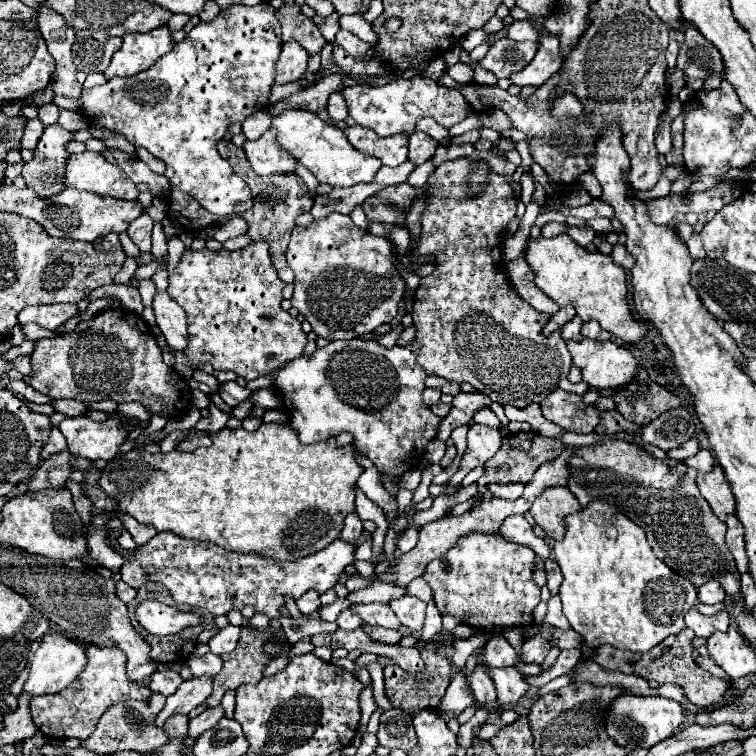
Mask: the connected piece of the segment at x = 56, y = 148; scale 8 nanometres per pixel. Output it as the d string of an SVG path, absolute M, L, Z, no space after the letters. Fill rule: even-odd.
M59 124L47 126L31 162L27 162L21 170L21 176L39 198L49 198L53 194L61 194L65 186L65 164L71 156L67 152L67 144L73 140L73 134L61 128Z

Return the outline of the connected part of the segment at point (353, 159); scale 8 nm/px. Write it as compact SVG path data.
M285 110L277 118L273 118L271 126L277 130L279 146L283 146L295 160L307 166L319 182L327 182L333 188L369 184L381 168L381 160L375 160L373 156L361 154L351 148L341 128L325 124L317 114L311 114L307 110Z

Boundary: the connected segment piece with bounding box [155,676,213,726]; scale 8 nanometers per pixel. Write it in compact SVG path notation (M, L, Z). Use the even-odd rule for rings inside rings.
M197 676L197 678L191 678L191 680L185 680L179 690L175 694L171 694L165 702L165 708L161 710L161 714L157 716L155 724L163 726L163 722L181 712L181 714L189 714L193 708L197 708L199 704L205 702L205 698L211 694L211 682L213 678L211 676Z

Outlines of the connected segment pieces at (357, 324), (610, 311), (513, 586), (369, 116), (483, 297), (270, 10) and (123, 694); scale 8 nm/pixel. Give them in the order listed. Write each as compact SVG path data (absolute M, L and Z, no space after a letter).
M329 214L305 228L295 226L287 248L287 264L295 272L291 302L309 320L317 336L353 340L397 316L405 280L395 268L393 242L359 230L345 214Z
M559 234L551 240L529 240L525 260L531 270L537 272L535 284L559 306L571 304L583 322L597 320L603 330L627 342L639 342L647 334L647 324L635 320L629 310L627 274L611 260L611 256L605 256L601 252L587 252L567 234Z
M471 532L451 548L444 560L427 564L423 578L433 588L433 598L439 612L453 616L467 626L479 626L481 632L495 628L529 626L533 608L539 604L539 586L533 582L535 552L517 542L509 542L499 534Z
M425 76L415 78L397 78L385 86L351 86L343 88L343 98L349 108L349 116L365 128L375 130L379 136L393 136L393 134L411 134L415 130L415 120L423 116L435 118L437 124L443 128L451 128L453 124L467 118L469 104L463 94L455 88L443 88L435 80Z
M467 158L447 160L443 162L433 174L425 188L411 188L409 184L389 186L375 196L369 196L363 202L363 212L369 220L385 220L389 224L405 224L405 216L413 204L413 200L429 190L427 206L421 218L421 238L417 248L409 254L413 266L417 268L419 256L431 254L435 256L435 272L427 278L421 278L419 288L415 290L415 304L413 304L413 326L415 326L415 340L419 342L417 364L427 372L441 376L449 382L469 382L481 394L489 396L493 402L499 404L515 404L517 408L525 408L531 402L541 402L547 392L553 392L561 378L567 378L571 368L571 354L567 350L561 332L555 330L553 334L545 336L543 328L549 322L547 314L537 312L531 304L521 302L507 282L507 272L503 270L503 234L507 224L515 218L517 200L513 196L513 188L507 184L503 176L489 174L487 190L481 196L467 196L467 176L471 174L471 162Z
M259 4L259 6L229 6L225 10L221 10L215 20L207 22L207 24L199 24L195 26L187 36L185 40L181 40L179 44L173 46L173 50L167 54L167 56L161 56L147 72L141 72L139 76L131 76L131 78L115 78L115 80L109 80L107 84L103 86L95 86L91 90L83 90L81 94L81 102L83 102L83 114L87 118L87 122L91 126L97 126L97 128L103 128L103 130L111 130L111 132L119 132L123 134L133 146L143 146L147 148L155 158L163 160L167 166L171 166L175 170L175 176L169 179L171 188L179 188L187 194L191 194L205 210L209 210L211 214L217 214L217 216L231 216L231 214L241 214L245 210L249 210L253 206L253 196L251 196L251 190L247 188L247 184L243 184L243 180L239 180L239 176L235 176L233 168L219 156L215 144L217 140L221 140L225 134L227 134L227 128L229 124L233 122L243 122L247 116L251 116L253 112L257 110L263 110L269 106L269 94L271 94L271 88L275 84L275 62L279 58L279 52L281 52L281 28L279 28L279 22L275 18L275 8L269 6L269 4Z
M91 644L91 646L87 646L85 652L87 652L89 662L87 662L85 670L79 674L77 680L73 680L59 694L35 696L31 700L33 722L39 728L39 732L43 732L49 738L55 738L55 740L63 740L63 738L87 740L93 734L95 724L99 722L101 714L111 704L131 700L131 698L143 698L145 700L151 694L147 688L141 688L141 686L137 686L135 682L129 680L129 676L125 672L127 658L117 648L101 648L101 646Z

